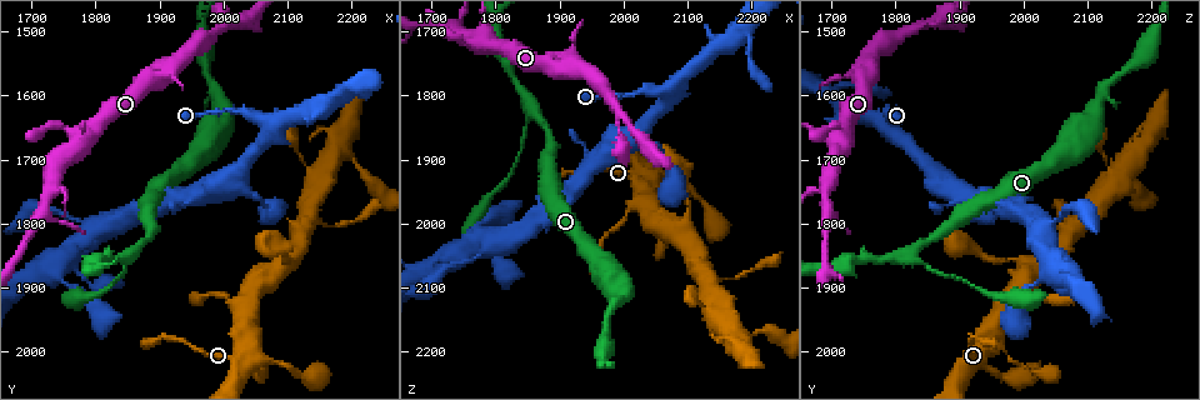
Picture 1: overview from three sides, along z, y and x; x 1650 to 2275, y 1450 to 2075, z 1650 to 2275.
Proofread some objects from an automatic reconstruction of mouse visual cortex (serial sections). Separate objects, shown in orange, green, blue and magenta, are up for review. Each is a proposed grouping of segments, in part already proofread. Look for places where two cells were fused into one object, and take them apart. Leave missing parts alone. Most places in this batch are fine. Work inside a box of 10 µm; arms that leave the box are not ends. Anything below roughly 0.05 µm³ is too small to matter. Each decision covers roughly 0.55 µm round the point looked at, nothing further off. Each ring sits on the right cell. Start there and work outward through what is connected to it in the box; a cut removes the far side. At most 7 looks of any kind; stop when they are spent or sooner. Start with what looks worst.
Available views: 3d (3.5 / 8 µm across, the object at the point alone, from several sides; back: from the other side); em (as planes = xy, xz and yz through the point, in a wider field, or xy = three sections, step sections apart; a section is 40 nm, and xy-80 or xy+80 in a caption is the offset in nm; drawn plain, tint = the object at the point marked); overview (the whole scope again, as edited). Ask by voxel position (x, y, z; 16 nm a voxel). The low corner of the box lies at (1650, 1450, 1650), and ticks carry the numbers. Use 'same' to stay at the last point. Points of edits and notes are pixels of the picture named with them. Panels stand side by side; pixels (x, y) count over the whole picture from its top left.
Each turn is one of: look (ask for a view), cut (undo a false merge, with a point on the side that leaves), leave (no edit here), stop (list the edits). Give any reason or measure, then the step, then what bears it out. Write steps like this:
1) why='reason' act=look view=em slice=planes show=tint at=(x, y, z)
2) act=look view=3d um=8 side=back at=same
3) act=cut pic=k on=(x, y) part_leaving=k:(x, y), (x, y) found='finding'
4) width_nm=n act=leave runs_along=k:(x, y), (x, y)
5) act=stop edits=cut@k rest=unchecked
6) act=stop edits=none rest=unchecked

why='two arms in line, one across' act=look view=3d um=8 side=back at=(1860, 1850, 1825)

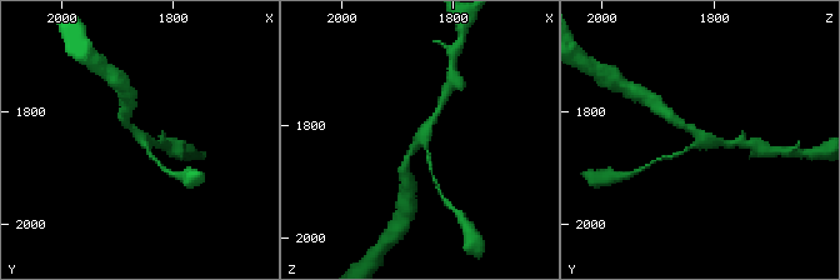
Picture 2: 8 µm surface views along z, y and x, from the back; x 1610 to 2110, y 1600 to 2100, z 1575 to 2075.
arms=3 arm_widths_nm=150,250,250 act=look view=em slice=planes show=tint at=same

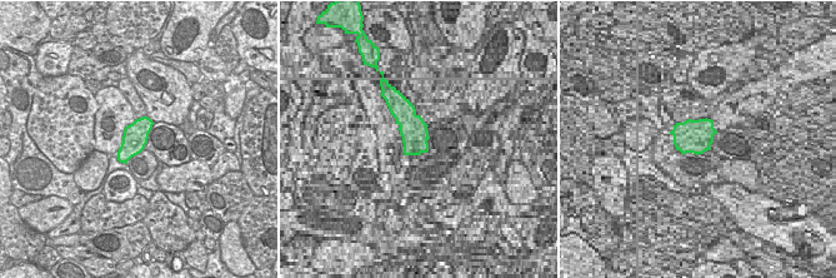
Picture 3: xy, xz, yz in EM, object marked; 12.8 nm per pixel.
width_nm=320 act=leave runs_along=2:(404, 165), (438, 113) found='one cell here'

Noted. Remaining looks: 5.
why='sharp bend' act=look view=3d um=3.5 at=(1770, 1655, 1720)

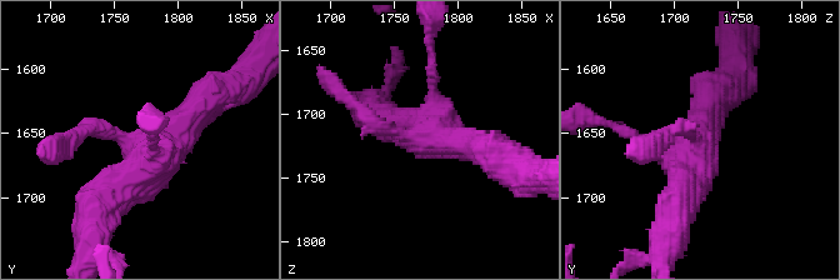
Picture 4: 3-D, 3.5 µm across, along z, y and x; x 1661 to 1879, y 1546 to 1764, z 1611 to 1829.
arms=4 arm_widths_nm=150,200,450,450 act=look view=em slice=xy step=5 show=tint at=(1766, 1658, 1718)

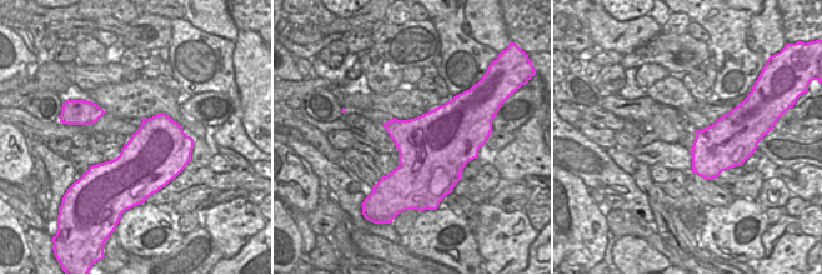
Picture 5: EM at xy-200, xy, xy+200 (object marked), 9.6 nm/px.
act=leave runs_along=4:(210, 94), (95, 213) found='one cell here'

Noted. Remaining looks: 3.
why='sharp bend' act=look view=3d um=3.5 side=back at=(1805, 1805, 2040)

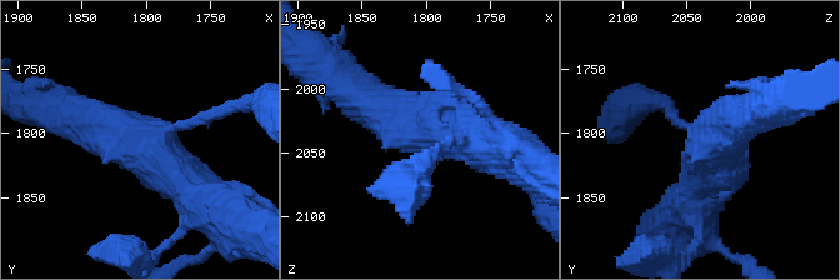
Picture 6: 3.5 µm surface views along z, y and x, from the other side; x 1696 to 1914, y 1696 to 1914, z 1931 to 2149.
act=look view=em slice=xy step=5 show=tint at=(1802, 1810, 2040)

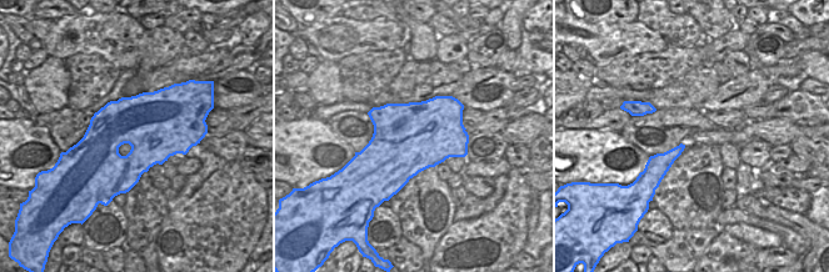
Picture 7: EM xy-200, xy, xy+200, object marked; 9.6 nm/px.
why='another direction' act=look view=em slice=xy step=1 show=tint at=same

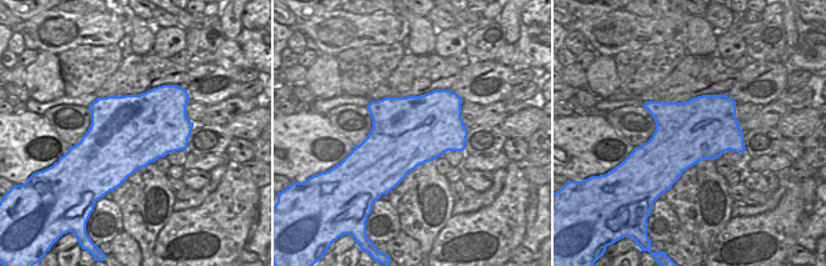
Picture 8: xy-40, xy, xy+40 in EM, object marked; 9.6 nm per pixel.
width_nm=700 act=leave runs_along=6:(79, 118), (140, 140), (205, 205) found='all the same cell'

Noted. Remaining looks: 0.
act=stop edits=none rest=unchecked

